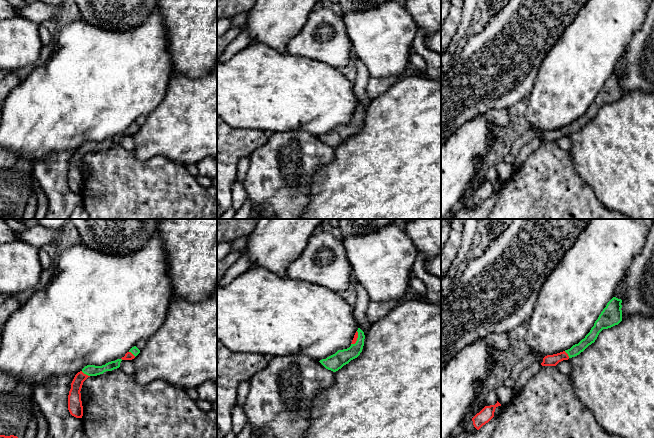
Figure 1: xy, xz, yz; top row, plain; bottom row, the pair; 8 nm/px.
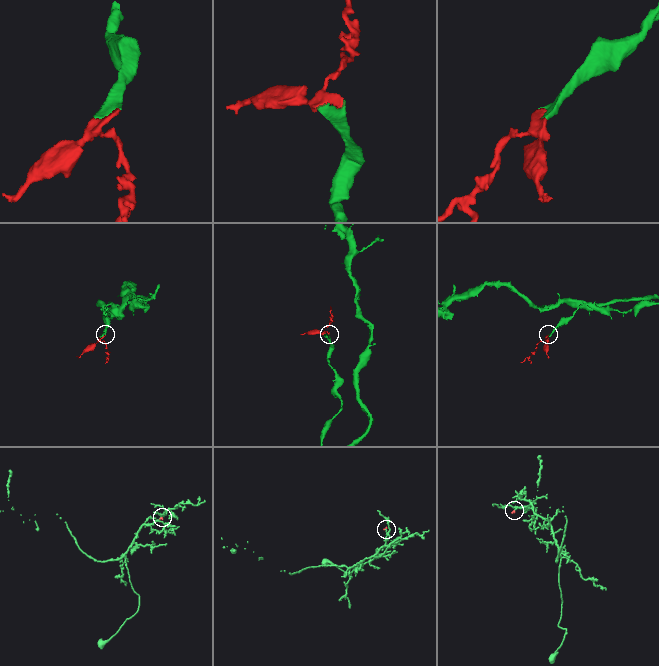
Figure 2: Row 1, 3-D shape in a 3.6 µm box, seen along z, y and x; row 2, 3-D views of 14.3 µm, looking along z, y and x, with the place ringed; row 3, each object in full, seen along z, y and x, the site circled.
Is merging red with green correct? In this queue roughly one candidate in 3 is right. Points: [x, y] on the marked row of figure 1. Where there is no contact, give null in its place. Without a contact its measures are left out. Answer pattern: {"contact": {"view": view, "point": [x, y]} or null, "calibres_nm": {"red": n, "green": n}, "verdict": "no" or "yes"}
{"contact": {"view": "xy", "point": [85, 374]}, "calibres_nm": {"red": 110, "green": 100}, "verdict": "yes"}

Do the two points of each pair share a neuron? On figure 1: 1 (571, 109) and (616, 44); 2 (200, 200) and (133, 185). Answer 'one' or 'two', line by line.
1: one
2: one

